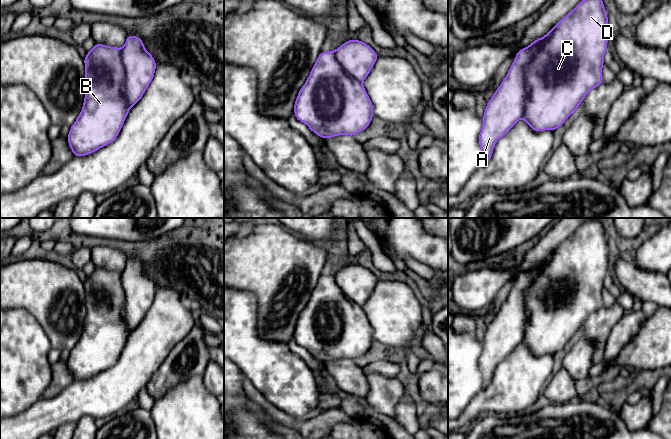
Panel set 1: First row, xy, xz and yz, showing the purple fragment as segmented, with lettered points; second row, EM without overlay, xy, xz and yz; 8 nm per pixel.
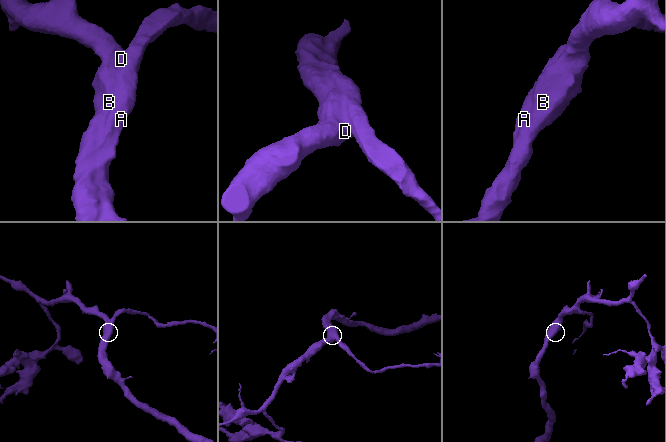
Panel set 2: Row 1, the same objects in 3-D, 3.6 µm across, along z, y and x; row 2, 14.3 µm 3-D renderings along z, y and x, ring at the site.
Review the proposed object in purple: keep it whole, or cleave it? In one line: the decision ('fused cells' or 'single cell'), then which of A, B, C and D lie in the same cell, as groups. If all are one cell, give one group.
single cell | A B C D

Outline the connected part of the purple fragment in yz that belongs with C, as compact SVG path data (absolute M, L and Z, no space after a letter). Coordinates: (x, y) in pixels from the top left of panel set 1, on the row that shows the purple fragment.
M582 0L545 36L520 49L508 74L487 102L479 146L483 164L489 162L497 141L523 118L535 131L555 131L577 111L591 89L603 83L602 67L609 24L602 0Z

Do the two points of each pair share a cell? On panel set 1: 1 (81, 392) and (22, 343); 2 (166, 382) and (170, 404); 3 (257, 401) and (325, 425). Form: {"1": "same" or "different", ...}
{"1": "different", "2": "different", "3": "same"}

